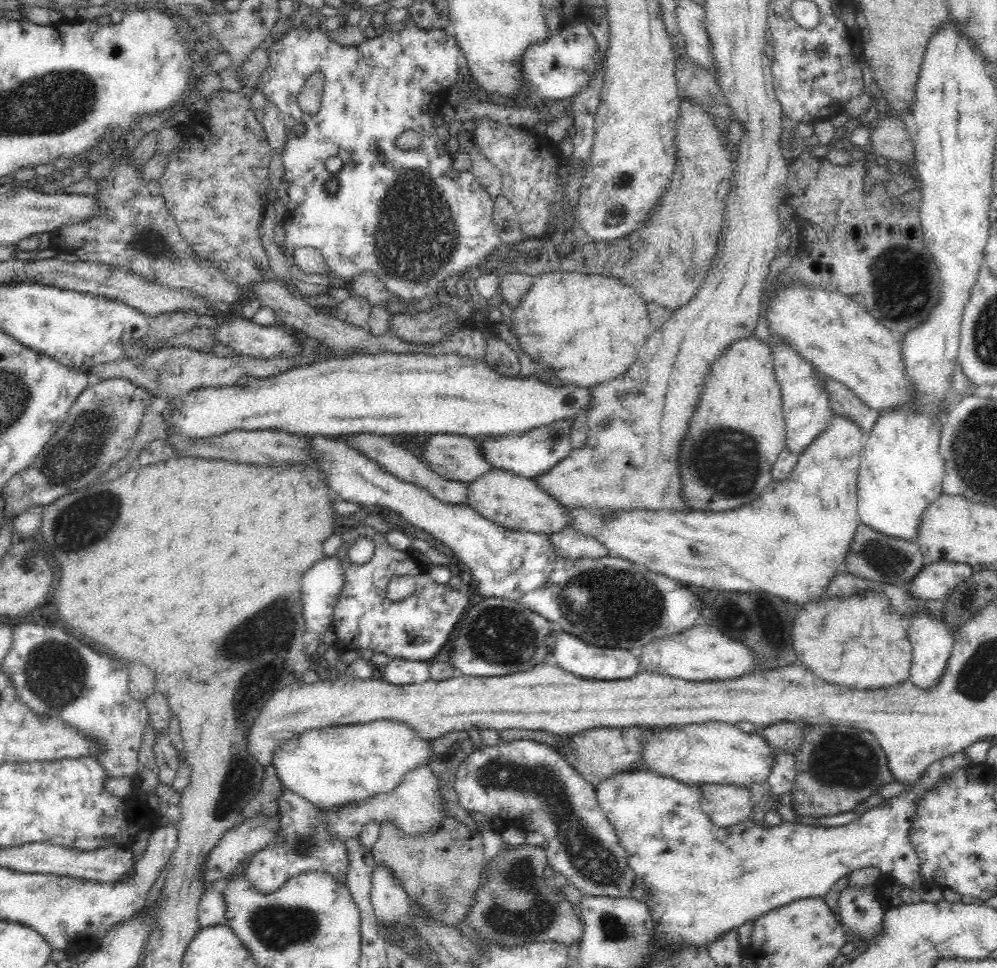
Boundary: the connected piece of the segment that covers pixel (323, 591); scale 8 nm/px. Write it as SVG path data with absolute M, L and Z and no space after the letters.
M324 556L304 572L300 594L306 631L314 631L320 636L330 627L342 580L342 565L335 556Z

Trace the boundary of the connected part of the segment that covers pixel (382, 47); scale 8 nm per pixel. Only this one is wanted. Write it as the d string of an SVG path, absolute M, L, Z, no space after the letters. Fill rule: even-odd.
M301 26L296 29L291 29L284 36L278 38L275 42L267 45L268 64L266 70L257 82L257 90L264 93L265 98L274 103L280 111L282 120L288 130L294 127L299 128L299 124L304 124L306 132L304 136L300 136L298 140L287 140L286 146L281 152L281 160L286 169L285 187L283 195L287 206L286 222L283 228L286 231L286 241L282 247L287 262L291 266L290 278L307 282L308 284L322 284L327 288L332 288L334 279L342 279L345 282L353 282L354 279L362 273L371 273L376 279L382 281L383 288L386 294L394 294L398 299L402 299L404 304L411 305L422 299L431 298L438 293L443 282L454 275L464 275L470 272L473 268L478 268L482 264L487 263L494 252L500 248L501 241L497 237L495 224L493 221L494 201L491 197L479 186L476 178L471 174L470 170L465 173L458 173L452 170L454 160L452 154L446 150L445 141L438 136L436 127L432 125L434 116L439 114L443 108L447 97L447 91L456 83L458 76L458 56L460 49L457 45L454 33L443 29L420 29L416 26L402 26L395 28L384 28L380 33L371 39L366 39L358 45L348 46L339 45L330 40L326 54L322 54L320 64L318 64L318 33L320 30L317 27ZM314 72L322 72L324 74L324 85L320 108L316 115L310 115L302 111L298 105L298 95L304 86L304 83ZM406 130L415 130L421 138L421 143L418 148L412 150L400 150L394 146L394 138ZM331 156L340 156L344 166L337 174L328 172L326 161ZM328 180L338 180L340 183L340 192L336 196L331 196L327 192L325 183ZM302 247L314 248L320 250L322 258L327 266L326 274L312 273L306 274L298 265L294 263L294 251Z

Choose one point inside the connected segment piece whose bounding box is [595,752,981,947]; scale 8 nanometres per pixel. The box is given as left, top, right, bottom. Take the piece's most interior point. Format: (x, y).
(702, 881)

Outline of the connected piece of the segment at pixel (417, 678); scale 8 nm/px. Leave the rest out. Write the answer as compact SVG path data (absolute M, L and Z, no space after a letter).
M392 660L383 666L383 681L394 686L410 686L422 684L429 680L429 662L413 662L412 660Z

